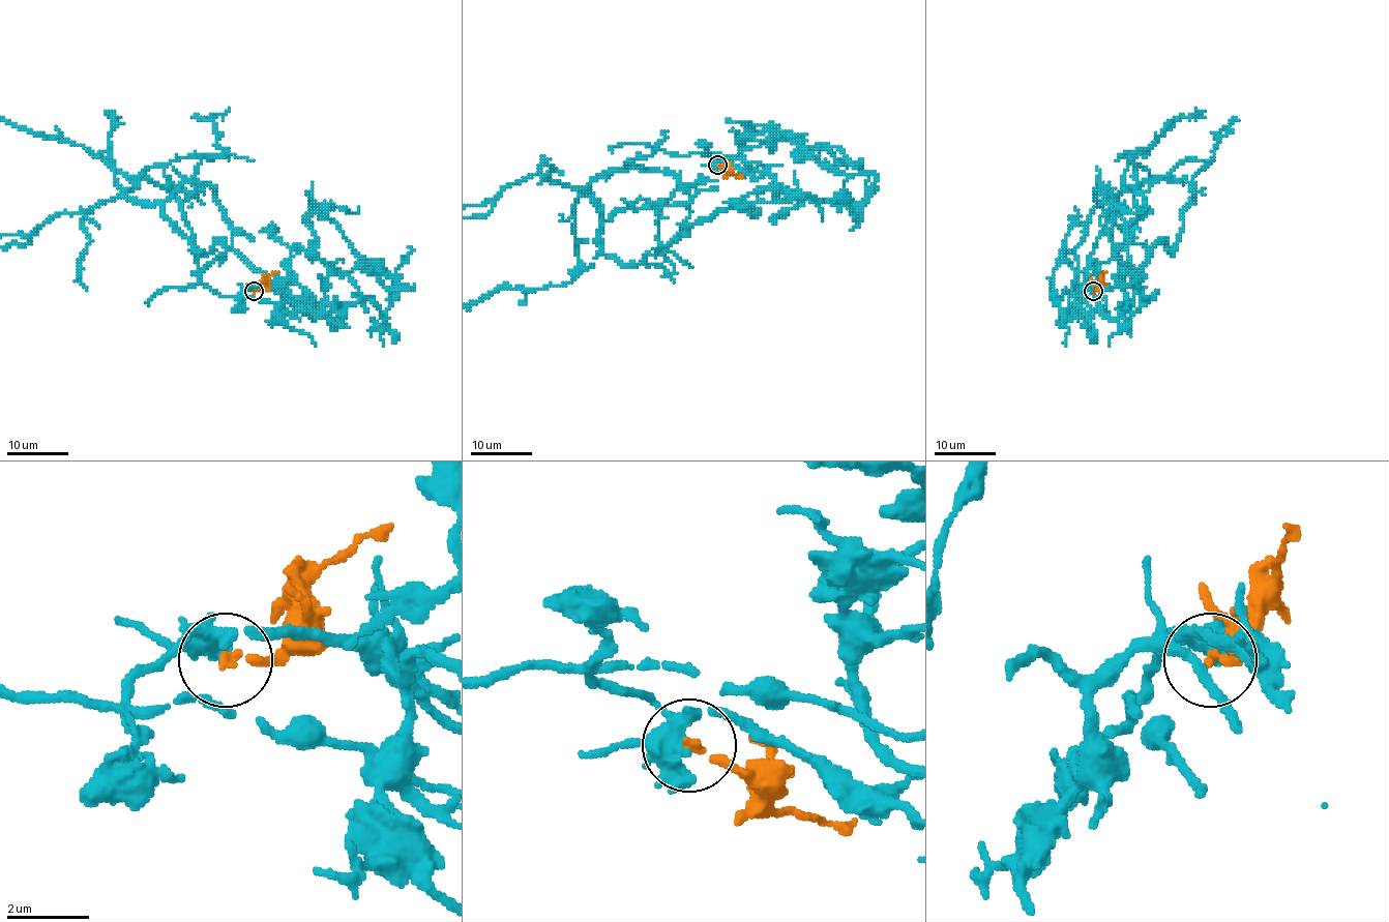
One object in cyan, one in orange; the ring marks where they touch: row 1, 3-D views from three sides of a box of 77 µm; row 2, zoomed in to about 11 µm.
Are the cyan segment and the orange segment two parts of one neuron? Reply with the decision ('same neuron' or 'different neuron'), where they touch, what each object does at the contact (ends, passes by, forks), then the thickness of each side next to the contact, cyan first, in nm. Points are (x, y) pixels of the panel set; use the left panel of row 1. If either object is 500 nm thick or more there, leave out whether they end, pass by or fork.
different neuron; at (254, 291); cyan forks there; orange ends there; 360 nm thick on the cyan side, 180 nm on the other

